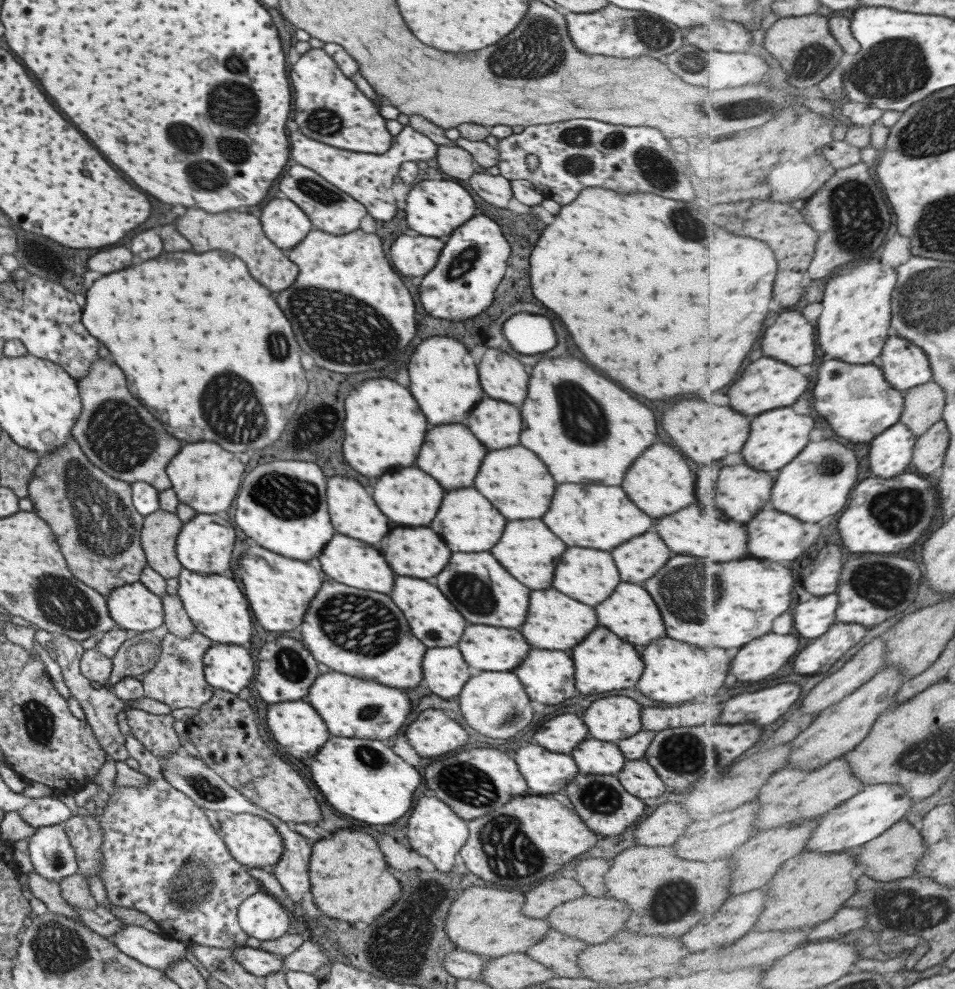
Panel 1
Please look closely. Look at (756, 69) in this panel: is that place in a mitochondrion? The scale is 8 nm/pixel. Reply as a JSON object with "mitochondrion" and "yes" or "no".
{"mitochondrion":"no"}

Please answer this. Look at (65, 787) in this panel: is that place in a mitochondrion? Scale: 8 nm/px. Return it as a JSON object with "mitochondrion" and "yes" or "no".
{"mitochondrion":"no"}

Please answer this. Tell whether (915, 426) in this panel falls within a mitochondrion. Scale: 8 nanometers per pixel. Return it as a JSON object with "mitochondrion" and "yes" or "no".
{"mitochondrion":"no"}

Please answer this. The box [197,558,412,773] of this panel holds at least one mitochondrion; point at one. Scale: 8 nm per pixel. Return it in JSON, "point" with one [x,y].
{"point":[386,631]}

